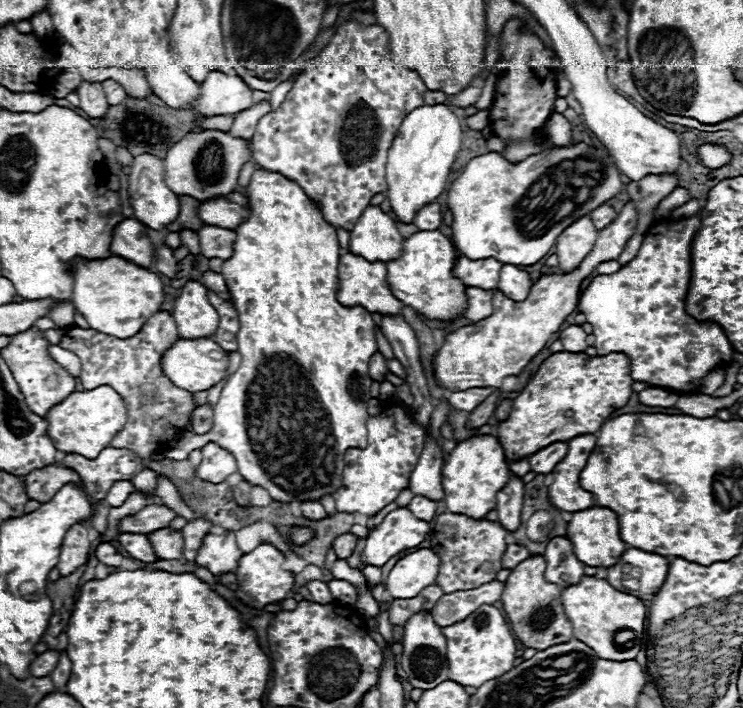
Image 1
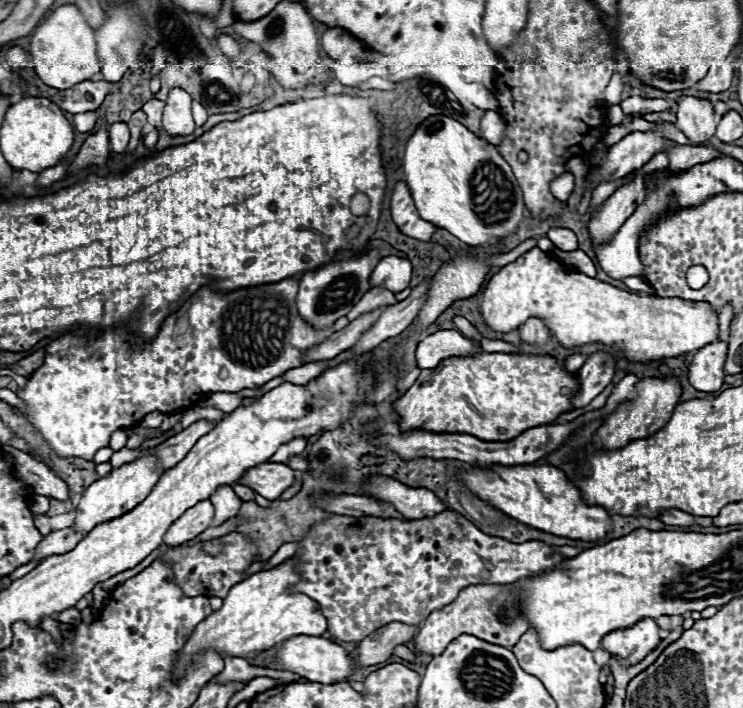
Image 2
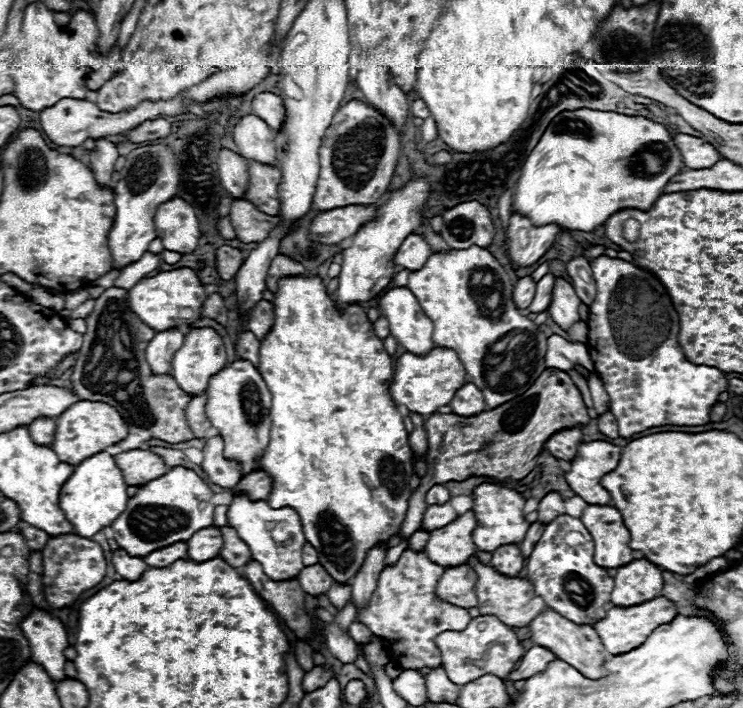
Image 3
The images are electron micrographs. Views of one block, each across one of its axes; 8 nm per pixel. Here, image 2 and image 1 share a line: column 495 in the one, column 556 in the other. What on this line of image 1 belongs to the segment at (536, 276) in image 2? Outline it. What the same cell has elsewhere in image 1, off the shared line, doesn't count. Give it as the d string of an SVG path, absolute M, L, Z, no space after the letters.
M630 200L620 210L618 218L610 226L606 226L606 230L598 232L594 248L582 260L582 266L578 266L578 270L570 274L542 276L538 282L532 284L530 294L524 302L512 302L500 290L494 290L494 314L448 334L442 348L434 354L432 366L438 386L450 392L470 390L478 386L500 388L506 376L518 376L526 368L526 364L548 344L550 336L560 328L566 316L576 308L580 296L580 282L600 262L616 260L620 256L626 242L636 230L636 218L636 206Z

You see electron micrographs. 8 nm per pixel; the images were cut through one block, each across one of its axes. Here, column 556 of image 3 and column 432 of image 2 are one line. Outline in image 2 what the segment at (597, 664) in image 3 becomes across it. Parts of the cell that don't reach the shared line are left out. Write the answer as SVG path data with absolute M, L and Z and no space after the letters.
M488 584L488 586L468 586L464 588L458 598L444 606L442 610L432 612L418 630L418 636L414 636L414 650L416 654L424 656L436 656L442 654L452 642L452 638L458 638L460 634L472 634L476 638L482 638L490 644L498 644L504 648L512 648L520 636L528 630L528 622L520 616L516 602L512 602L514 596L510 592L510 584L498 586L498 584Z

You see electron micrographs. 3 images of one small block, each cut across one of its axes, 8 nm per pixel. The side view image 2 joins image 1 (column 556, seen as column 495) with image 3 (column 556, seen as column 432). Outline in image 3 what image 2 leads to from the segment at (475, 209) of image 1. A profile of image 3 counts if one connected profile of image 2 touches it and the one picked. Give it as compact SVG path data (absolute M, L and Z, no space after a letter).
M564 110L548 124L522 166L514 214L528 216L534 226L558 224L566 230L592 232L618 210L652 208L662 186L678 170L684 170L682 158L662 124L618 112Z

